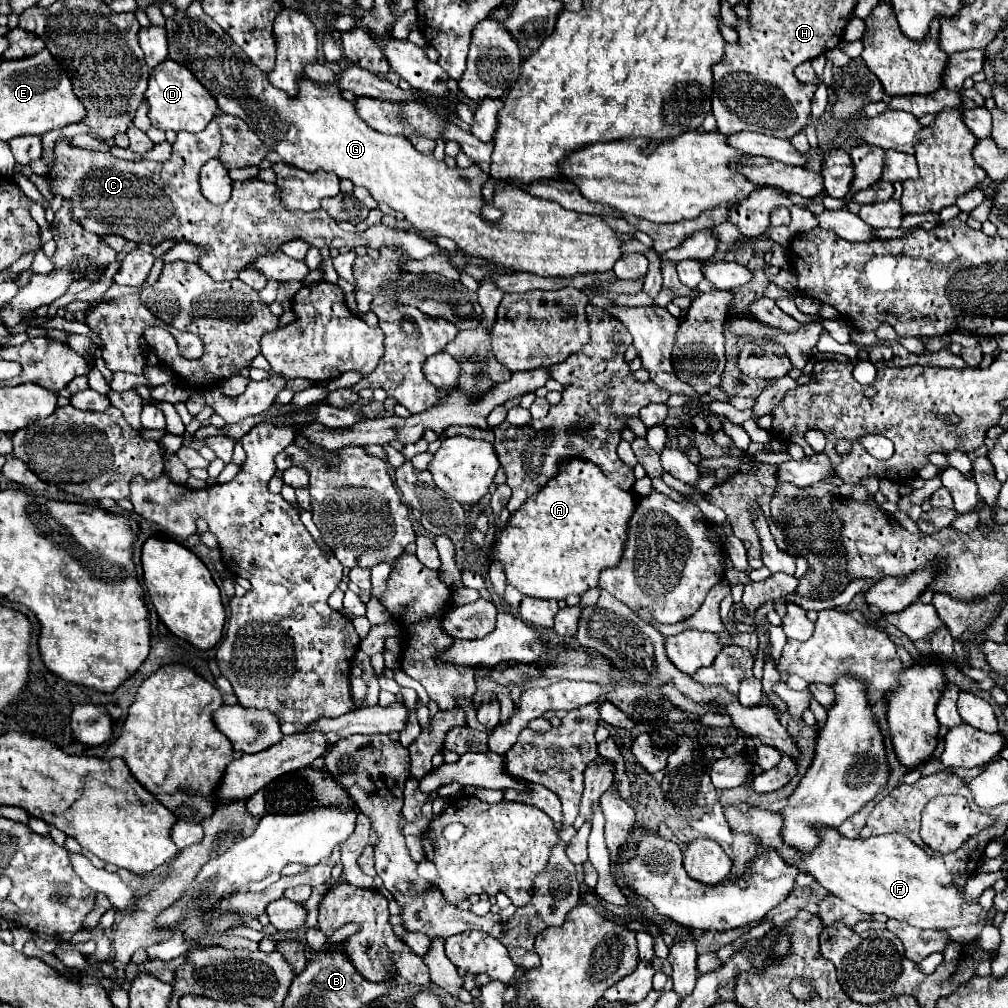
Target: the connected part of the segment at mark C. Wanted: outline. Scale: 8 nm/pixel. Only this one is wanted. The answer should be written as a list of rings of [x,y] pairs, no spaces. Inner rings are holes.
[[[211,120],[203,132],[179,132],[177,142],[173,144],[173,154],[163,164],[151,160],[127,162],[109,152],[73,148],[69,146],[69,140],[59,140],[55,144],[55,166],[49,174],[49,182],[53,194],[71,198],[73,218],[93,234],[117,234],[135,242],[163,242],[173,238],[205,246],[209,252],[197,264],[207,274],[213,274],[215,280],[231,280],[231,270],[239,272],[265,252],[279,250],[283,242],[297,238],[315,248],[393,248],[397,252],[405,252],[413,260],[423,260],[433,254],[455,254],[439,248],[419,232],[395,230],[381,222],[359,234],[341,230],[325,210],[293,214],[281,206],[281,188],[263,180],[233,182],[231,200],[227,204],[213,206],[201,194],[199,170],[208,160],[218,156],[221,144],[221,132],[215,120]]]

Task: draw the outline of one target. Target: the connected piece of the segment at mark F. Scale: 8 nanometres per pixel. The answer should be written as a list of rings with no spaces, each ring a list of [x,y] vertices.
[[[729,808],[725,810],[725,818],[731,826],[731,830],[735,832],[749,832],[755,836],[757,844],[763,844],[767,848],[775,848],[785,862],[789,864],[797,864],[797,868],[801,872],[809,872],[823,888],[827,888],[827,892],[839,896],[843,902],[855,906],[861,912],[867,914],[885,914],[887,918],[895,918],[901,922],[907,922],[915,928],[921,930],[949,930],[955,926],[969,926],[969,924],[977,924],[977,922],[987,922],[987,912],[983,912],[983,906],[979,902],[969,904],[965,900],[965,890],[955,886],[953,882],[953,874],[949,874],[947,866],[943,864],[941,856],[931,856],[927,854],[923,848],[919,848],[915,842],[911,842],[907,836],[903,834],[883,834],[883,836],[871,836],[871,838],[857,838],[857,840],[849,840],[845,836],[841,836],[837,830],[821,830],[821,842],[819,846],[809,854],[803,856],[799,854],[795,848],[787,846],[781,840],[781,816],[779,814],[771,814],[759,808],[751,808],[751,810],[741,810],[741,808]]]

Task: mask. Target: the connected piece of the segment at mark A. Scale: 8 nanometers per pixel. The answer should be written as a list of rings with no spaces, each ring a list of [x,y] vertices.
[[[575,458],[571,462],[565,462],[565,468],[561,468],[561,472],[551,478],[547,486],[543,486],[535,496],[531,496],[525,506],[509,518],[501,536],[487,552],[487,556],[503,564],[507,582],[513,584],[525,596],[545,600],[563,600],[571,594],[581,596],[589,588],[597,586],[601,570],[617,566],[617,562],[621,562],[621,550],[625,550],[625,538],[629,534],[629,514],[633,514],[637,502],[639,498],[633,492],[621,490],[617,482],[601,474],[597,466]]]

